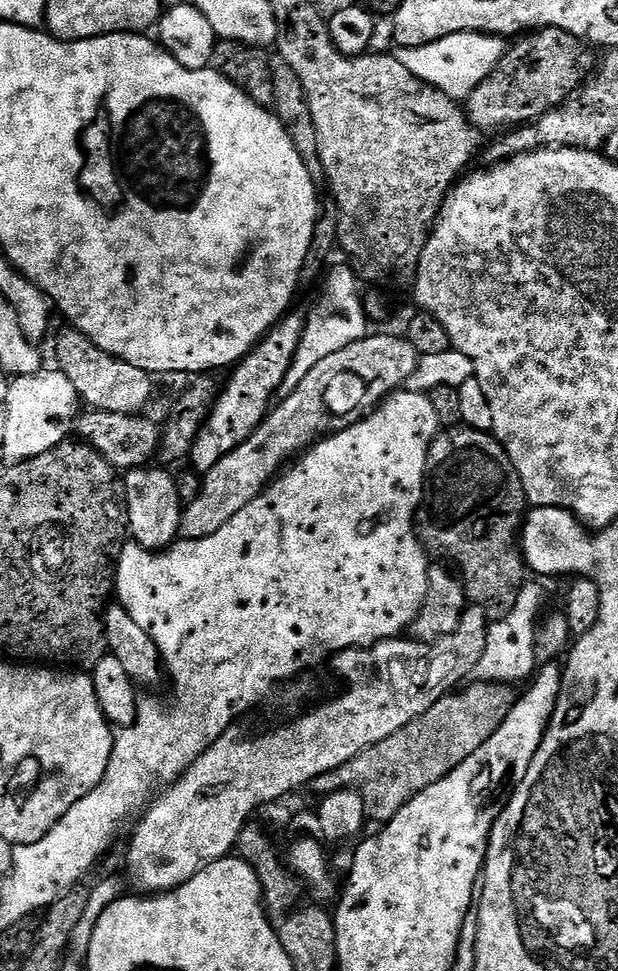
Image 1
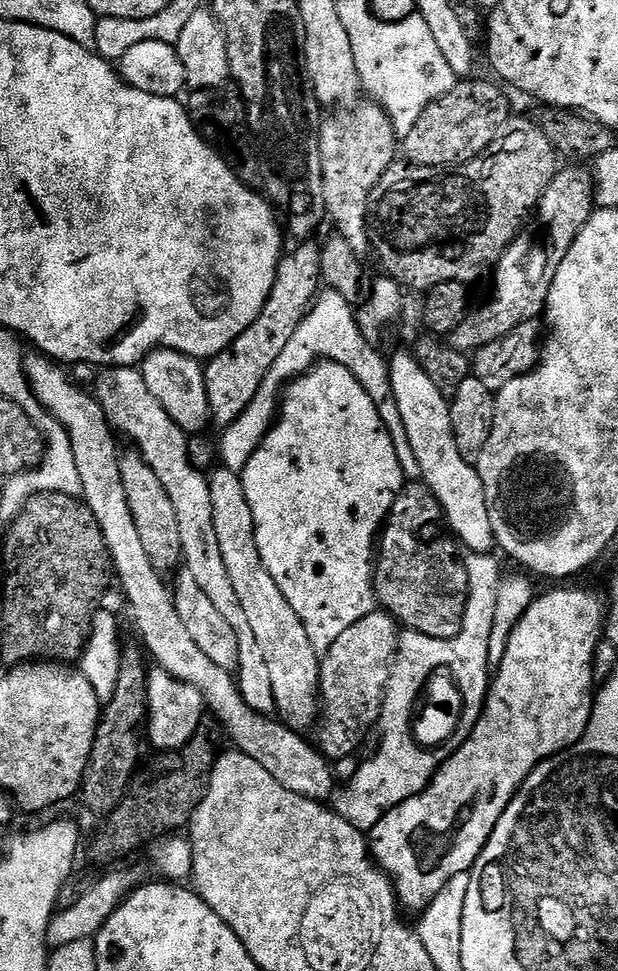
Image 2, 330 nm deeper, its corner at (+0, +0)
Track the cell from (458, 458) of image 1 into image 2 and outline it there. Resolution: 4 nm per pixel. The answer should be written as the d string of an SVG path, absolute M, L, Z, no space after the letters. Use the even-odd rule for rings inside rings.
M422 482L405 483L388 512L388 519L382 525L378 536L378 551L374 556L374 587L379 607L389 612L403 627L405 624L420 632L416 634L421 637L453 640L460 633L468 601L468 571L458 541L446 527L442 506Z

